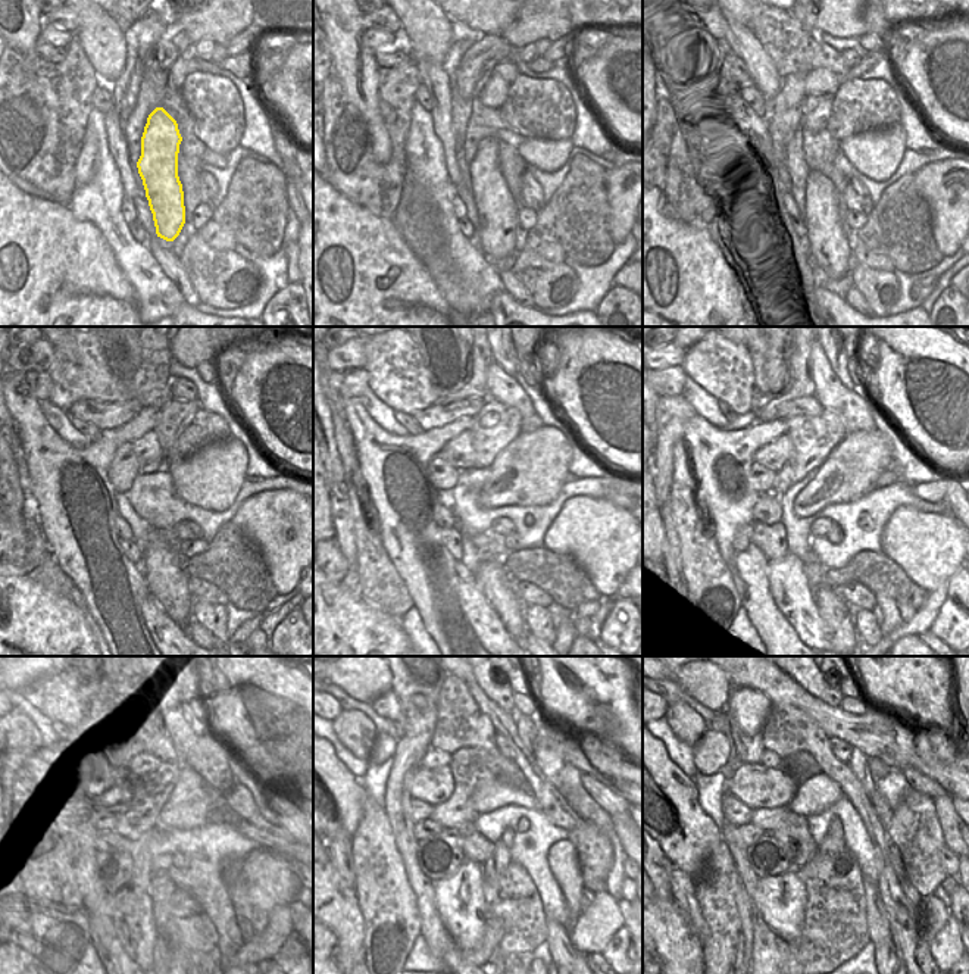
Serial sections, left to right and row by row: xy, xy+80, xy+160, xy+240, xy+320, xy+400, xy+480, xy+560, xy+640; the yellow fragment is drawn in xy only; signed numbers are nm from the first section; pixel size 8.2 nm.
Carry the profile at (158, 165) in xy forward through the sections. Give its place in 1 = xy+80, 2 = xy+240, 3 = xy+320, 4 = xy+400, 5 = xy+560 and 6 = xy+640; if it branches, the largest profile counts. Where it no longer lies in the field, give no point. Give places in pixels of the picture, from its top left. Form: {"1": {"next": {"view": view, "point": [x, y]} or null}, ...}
{"1": {"next": {"view": "xy+80", "point": [497, 214]}}, "2": {"next": {"view": "xy+240", "point": [168, 583]}}, "3": {"next": {"view": "xy+320", "point": [491, 577]}}, "4": {"next": {"view": "xy+400", "point": [838, 617]}}, "5": {"next": {"view": "xy+560", "point": [496, 955]}}, "6": {"next": null}}

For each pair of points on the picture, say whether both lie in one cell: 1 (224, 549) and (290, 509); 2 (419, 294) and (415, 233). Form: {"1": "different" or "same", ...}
{"1": "different", "2": "different"}

